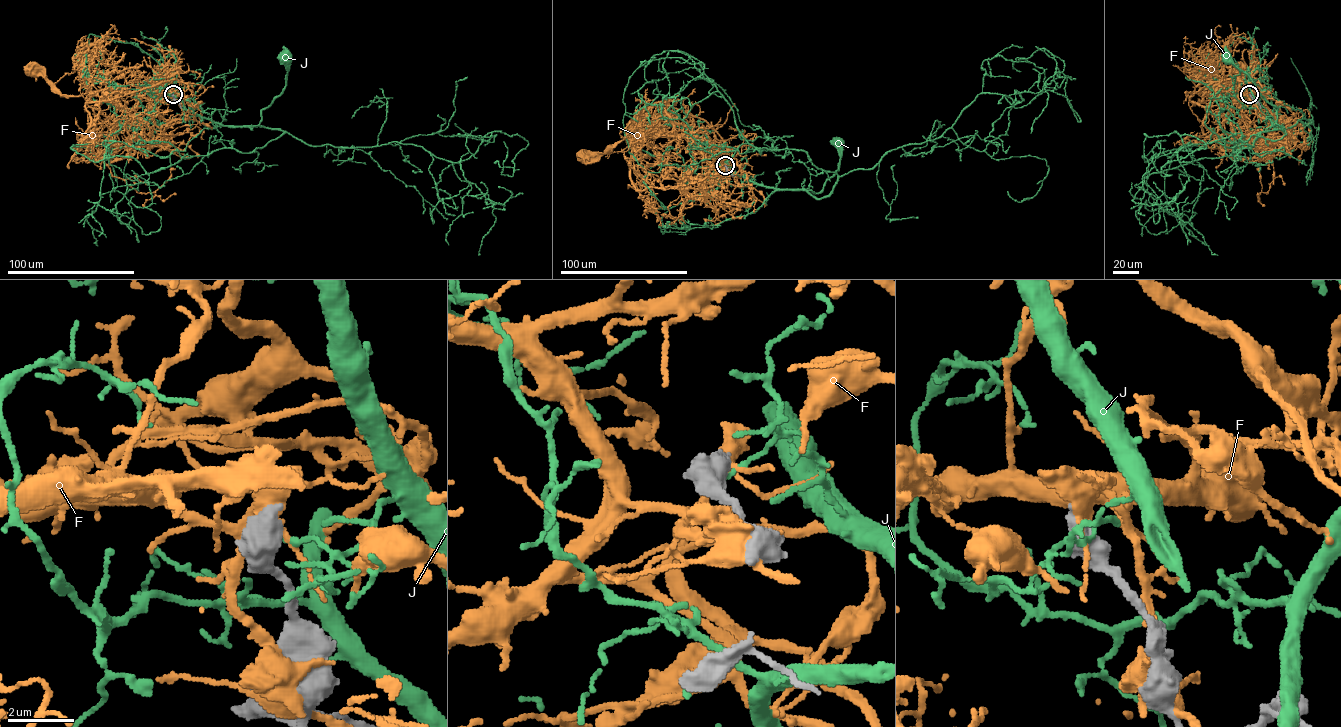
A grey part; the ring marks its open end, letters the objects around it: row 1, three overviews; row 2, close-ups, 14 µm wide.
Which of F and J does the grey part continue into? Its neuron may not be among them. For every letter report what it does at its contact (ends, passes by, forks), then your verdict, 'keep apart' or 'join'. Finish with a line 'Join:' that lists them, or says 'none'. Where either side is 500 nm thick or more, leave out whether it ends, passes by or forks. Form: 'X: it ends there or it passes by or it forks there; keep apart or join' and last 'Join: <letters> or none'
F: keep apart
J: keep apart
Join: none

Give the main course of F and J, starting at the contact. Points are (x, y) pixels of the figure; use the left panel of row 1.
F: (173, 94), (156, 92), (146, 85), (123, 93), (101, 89), (78, 96), (62, 96), (35, 69)
J: (173, 95), (178, 94), (186, 109), (224, 125), (258, 125), (261, 110), (284, 89), (287, 68), (283, 59)

